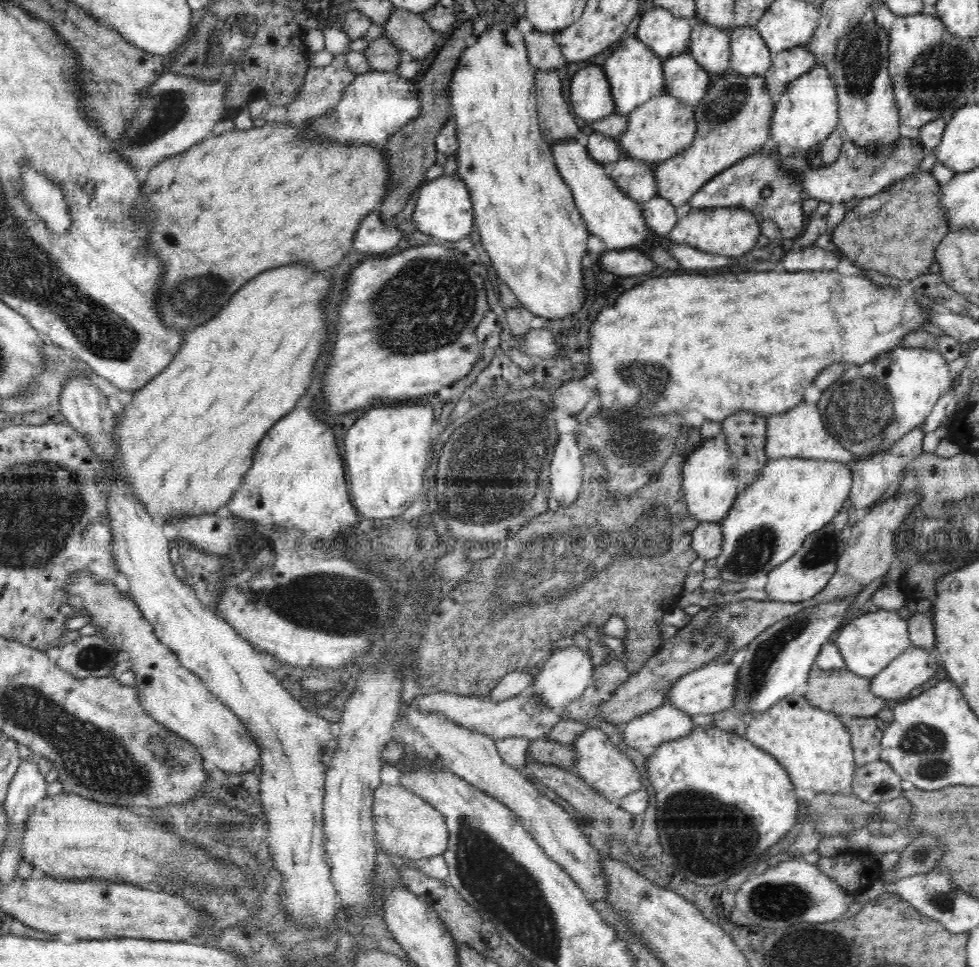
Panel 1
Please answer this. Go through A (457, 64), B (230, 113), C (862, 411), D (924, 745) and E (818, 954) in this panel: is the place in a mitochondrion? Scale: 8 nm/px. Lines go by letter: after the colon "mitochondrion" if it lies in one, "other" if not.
A: other
B: other
C: mitochondrion
D: mitochondrion
E: mitochondrion

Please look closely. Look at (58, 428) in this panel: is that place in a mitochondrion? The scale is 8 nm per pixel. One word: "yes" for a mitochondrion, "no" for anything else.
no

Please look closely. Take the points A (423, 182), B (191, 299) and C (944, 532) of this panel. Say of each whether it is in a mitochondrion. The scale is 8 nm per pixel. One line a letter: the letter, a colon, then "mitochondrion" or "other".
A: other
B: mitochondrion
C: mitochondrion

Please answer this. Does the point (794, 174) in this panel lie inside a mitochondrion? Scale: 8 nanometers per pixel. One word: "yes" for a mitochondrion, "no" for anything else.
no

